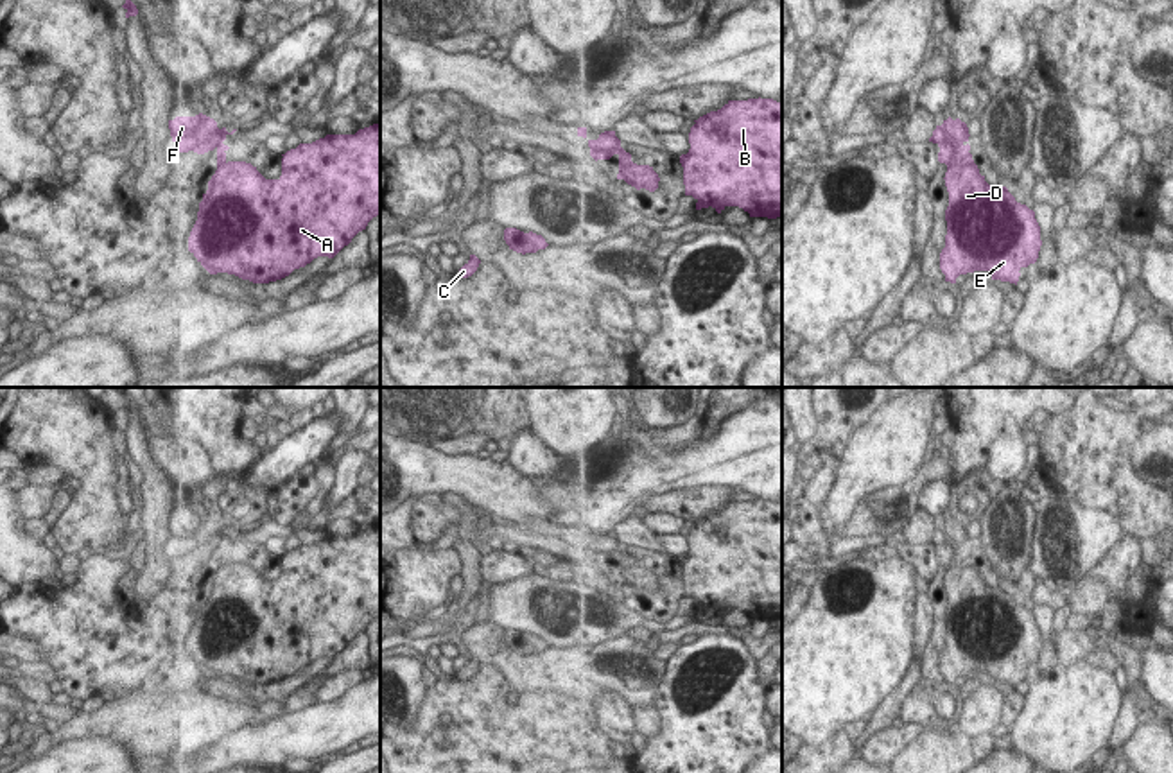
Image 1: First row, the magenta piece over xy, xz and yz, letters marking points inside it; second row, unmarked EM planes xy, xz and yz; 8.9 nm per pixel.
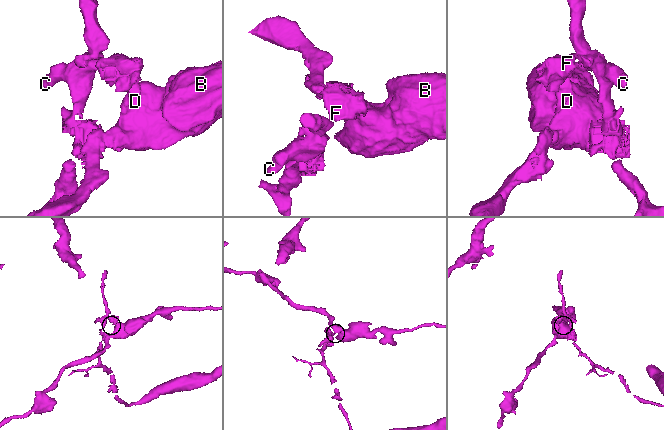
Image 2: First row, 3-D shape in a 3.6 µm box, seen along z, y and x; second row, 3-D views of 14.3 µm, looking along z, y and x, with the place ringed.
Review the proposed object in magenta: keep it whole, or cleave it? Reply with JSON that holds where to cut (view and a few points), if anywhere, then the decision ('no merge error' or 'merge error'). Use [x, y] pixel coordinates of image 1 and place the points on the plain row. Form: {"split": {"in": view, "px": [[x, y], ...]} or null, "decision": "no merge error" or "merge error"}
{"split": {"in": "yz", "px": [[974, 565], [947, 569]]}, "decision": "merge error"}

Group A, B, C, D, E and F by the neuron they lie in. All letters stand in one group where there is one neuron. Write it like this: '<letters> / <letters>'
A B D E / C F

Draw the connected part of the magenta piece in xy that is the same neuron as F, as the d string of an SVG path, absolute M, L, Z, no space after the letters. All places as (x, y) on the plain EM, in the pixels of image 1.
M203 515L196 518L176 518L174 522L169 522L169 531L170 538L174 543L174 552L178 554L188 554L194 552L197 556L204 556L208 552L217 552L217 572L226 565L226 552L230 551L222 543L226 542L228 536L233 536L237 531L231 534L226 533L226 529L219 531L217 524Z

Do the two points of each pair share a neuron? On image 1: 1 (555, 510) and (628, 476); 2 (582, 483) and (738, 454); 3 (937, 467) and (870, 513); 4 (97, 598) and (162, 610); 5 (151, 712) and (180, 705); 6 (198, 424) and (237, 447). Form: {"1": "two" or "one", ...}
{"1": "two", "2": "one", "3": "one", "4": "one", "5": "one", "6": "one"}

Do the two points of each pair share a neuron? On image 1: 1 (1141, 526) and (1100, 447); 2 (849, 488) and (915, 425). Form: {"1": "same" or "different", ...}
{"1": "same", "2": "same"}

